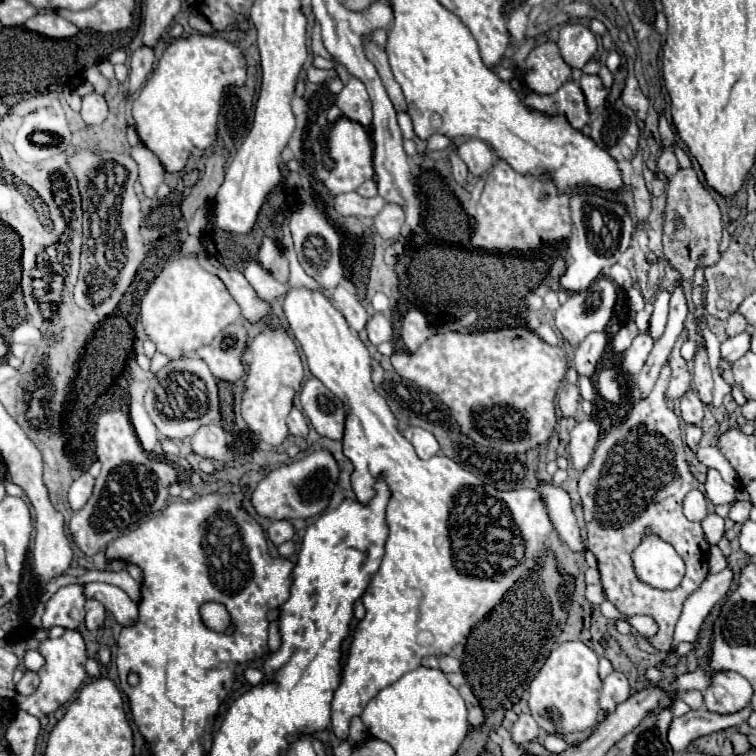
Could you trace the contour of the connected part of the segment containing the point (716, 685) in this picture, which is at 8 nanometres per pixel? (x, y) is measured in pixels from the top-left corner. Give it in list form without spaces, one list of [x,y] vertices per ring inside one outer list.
[[[718,671],[704,689],[704,705],[714,713],[734,713],[750,705],[752,685],[736,671]]]

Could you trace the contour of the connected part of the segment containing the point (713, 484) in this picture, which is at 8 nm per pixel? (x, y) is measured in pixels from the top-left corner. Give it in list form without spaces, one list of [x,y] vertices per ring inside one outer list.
[[[708,469],[708,479],[706,479],[706,495],[714,505],[722,505],[722,503],[732,503],[734,501],[734,487],[724,483],[720,473],[716,469]]]

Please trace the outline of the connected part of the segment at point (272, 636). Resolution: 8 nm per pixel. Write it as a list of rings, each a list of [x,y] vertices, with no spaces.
[[[274,620],[269,623],[268,649],[270,649],[271,652],[277,651],[280,647],[280,643],[278,621]]]

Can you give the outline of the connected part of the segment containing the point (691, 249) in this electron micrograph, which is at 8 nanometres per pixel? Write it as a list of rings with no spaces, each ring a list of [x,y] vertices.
[[[692,167],[680,169],[668,181],[668,197],[662,223],[662,243],[668,265],[680,273],[680,279],[692,281],[698,265],[712,267],[712,263],[720,259],[718,253],[720,241],[722,241],[722,219],[716,201],[710,197],[708,189],[702,187]]]

